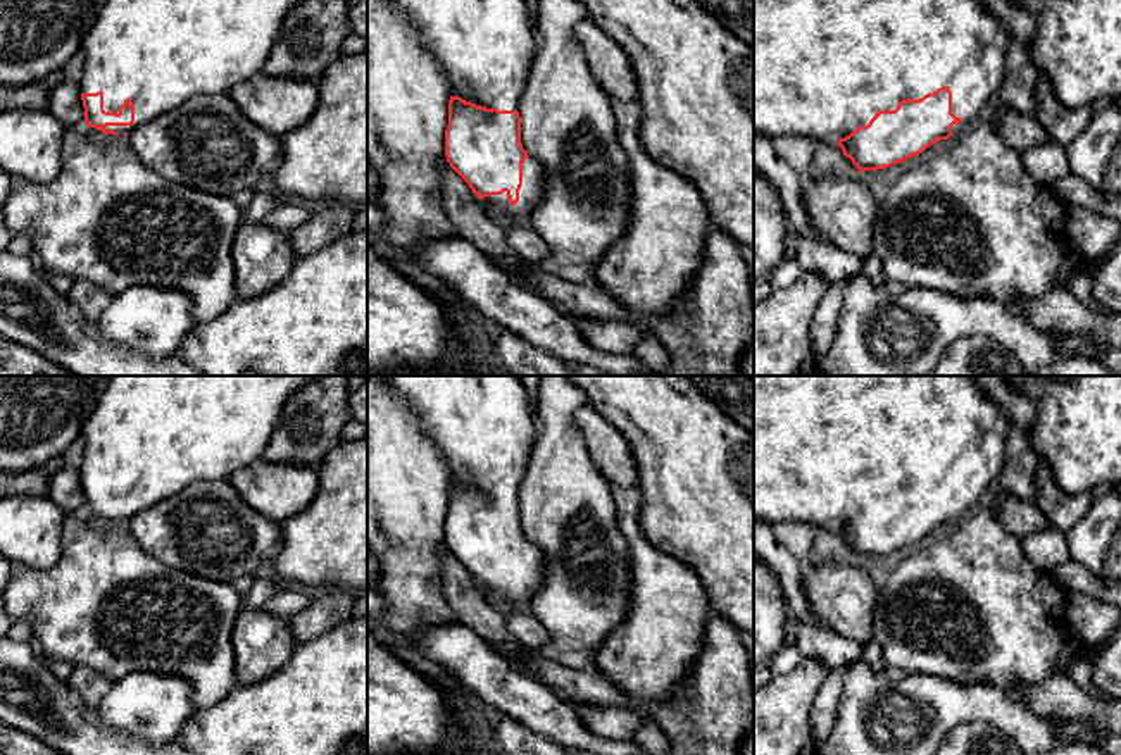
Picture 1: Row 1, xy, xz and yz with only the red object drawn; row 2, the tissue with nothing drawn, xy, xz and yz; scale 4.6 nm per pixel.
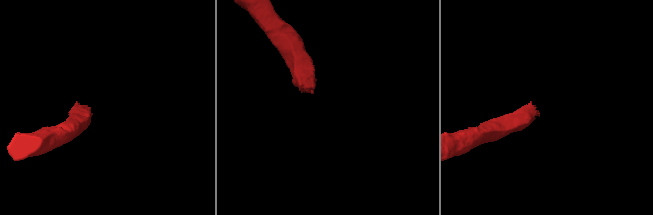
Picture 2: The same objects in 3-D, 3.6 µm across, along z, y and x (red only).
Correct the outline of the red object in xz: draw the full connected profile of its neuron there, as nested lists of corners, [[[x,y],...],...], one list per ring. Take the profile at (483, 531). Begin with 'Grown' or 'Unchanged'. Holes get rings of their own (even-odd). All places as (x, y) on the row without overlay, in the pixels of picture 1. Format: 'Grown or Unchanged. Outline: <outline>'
Grown. Outline: [[[379,376],[416,412],[419,424],[447,462],[450,488],[445,543],[486,595],[529,603],[545,577],[545,557],[521,529],[517,496],[500,496],[521,486],[538,419],[519,376]]]

